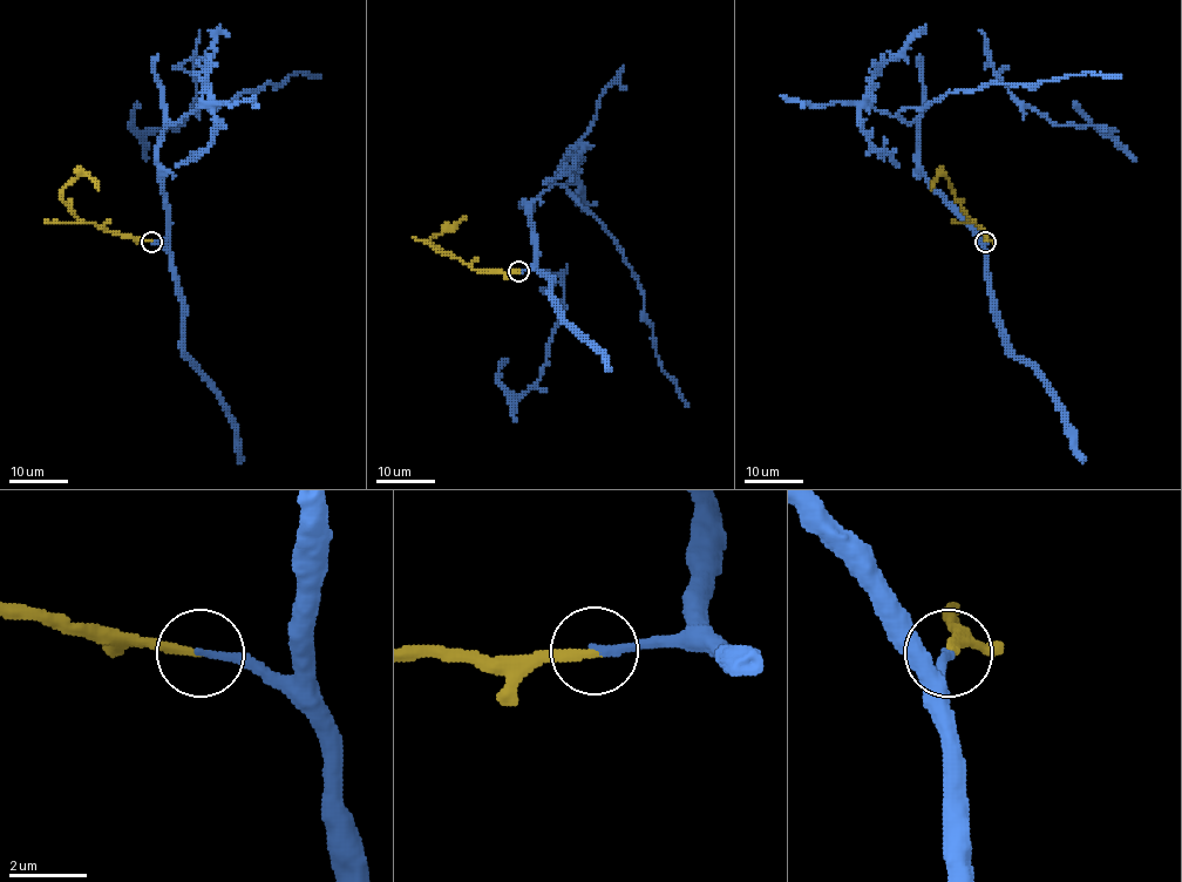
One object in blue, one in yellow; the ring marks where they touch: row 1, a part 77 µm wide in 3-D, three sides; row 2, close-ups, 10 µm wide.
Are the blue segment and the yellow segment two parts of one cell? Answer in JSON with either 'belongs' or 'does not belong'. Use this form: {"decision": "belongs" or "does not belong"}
{"decision": "belongs"}

